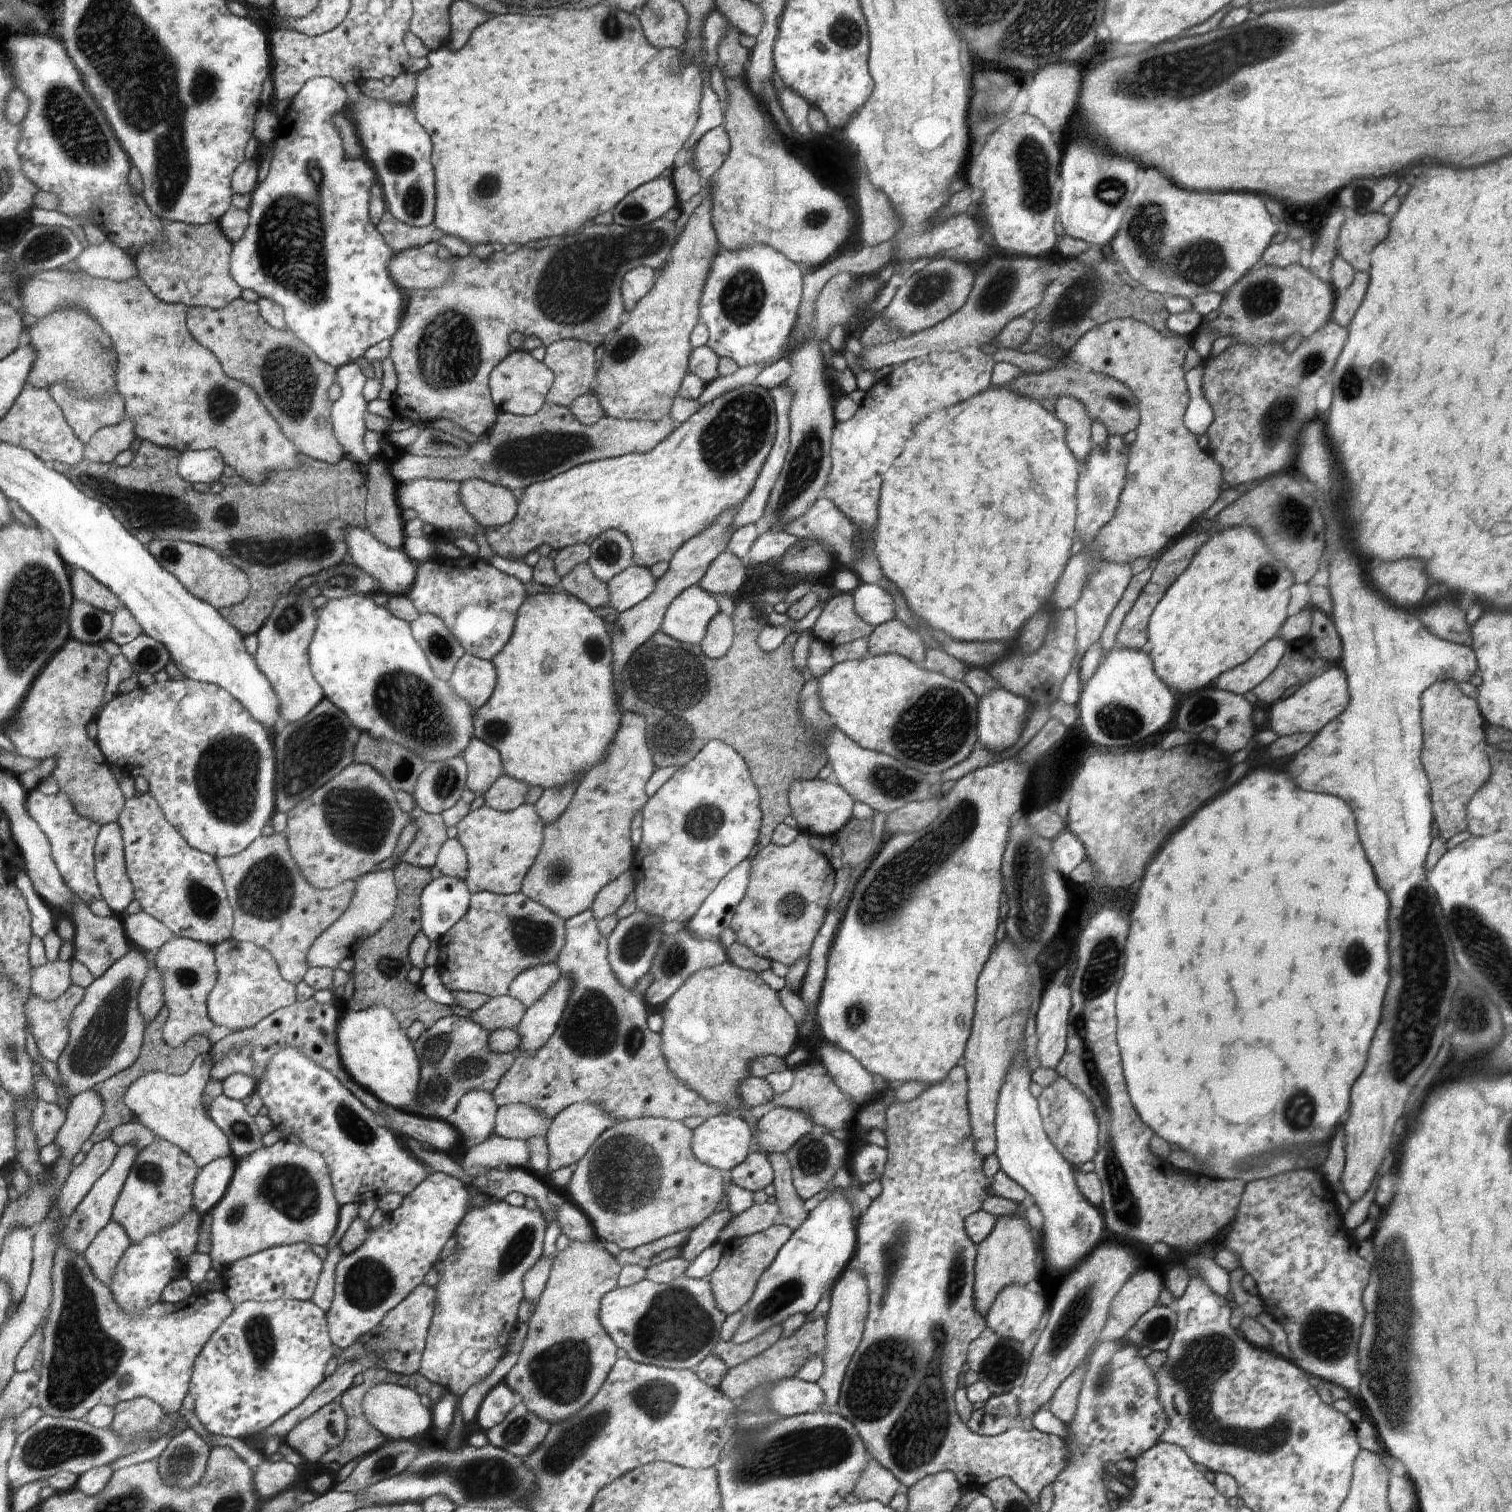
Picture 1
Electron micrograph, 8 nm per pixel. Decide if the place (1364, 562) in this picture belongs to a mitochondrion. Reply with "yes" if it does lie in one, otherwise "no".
no

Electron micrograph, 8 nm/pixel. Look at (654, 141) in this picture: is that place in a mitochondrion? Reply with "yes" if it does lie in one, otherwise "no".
no

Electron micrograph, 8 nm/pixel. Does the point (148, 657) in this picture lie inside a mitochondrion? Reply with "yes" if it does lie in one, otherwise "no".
yes

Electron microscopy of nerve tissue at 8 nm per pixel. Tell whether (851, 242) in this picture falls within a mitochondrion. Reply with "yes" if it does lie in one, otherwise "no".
no

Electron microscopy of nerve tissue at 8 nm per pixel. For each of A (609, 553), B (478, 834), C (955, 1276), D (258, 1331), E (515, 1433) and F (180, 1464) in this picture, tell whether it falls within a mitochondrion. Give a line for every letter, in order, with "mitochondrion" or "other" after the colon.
A: mitochondrion
B: other
C: mitochondrion
D: mitochondrion
E: mitochondrion
F: mitochondrion

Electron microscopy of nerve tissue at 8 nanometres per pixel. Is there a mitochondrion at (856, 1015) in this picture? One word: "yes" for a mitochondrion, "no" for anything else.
yes

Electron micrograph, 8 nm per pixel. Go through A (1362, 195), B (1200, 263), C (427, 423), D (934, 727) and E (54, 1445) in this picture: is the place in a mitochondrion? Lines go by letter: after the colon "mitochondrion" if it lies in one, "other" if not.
A: mitochondrion
B: mitochondrion
C: other
D: mitochondrion
E: mitochondrion

